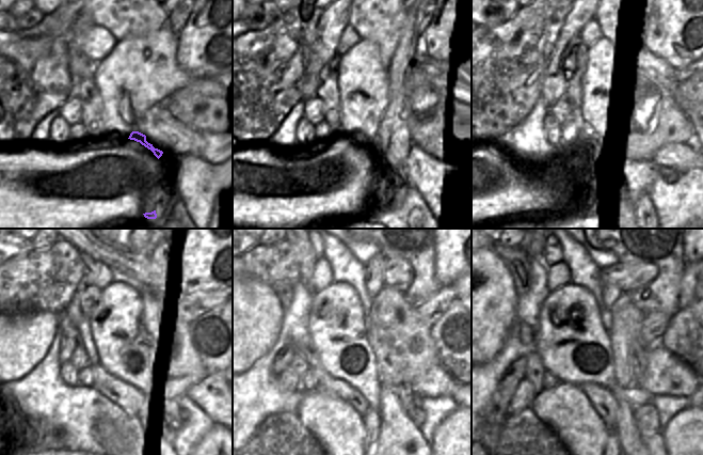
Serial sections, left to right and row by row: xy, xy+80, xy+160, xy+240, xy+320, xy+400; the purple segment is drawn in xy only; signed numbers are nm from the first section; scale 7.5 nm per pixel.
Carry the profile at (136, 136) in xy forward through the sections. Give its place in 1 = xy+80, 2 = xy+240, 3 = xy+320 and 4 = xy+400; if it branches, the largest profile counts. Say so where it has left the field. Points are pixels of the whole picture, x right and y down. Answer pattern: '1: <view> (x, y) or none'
1: xy+80 (392, 144)
2: xy+240 (155, 444)
3: xy+320 (401, 445)
4: xy+400 (655, 445)

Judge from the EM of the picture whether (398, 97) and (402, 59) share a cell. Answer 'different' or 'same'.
same

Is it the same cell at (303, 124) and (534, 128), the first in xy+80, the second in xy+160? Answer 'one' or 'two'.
two

